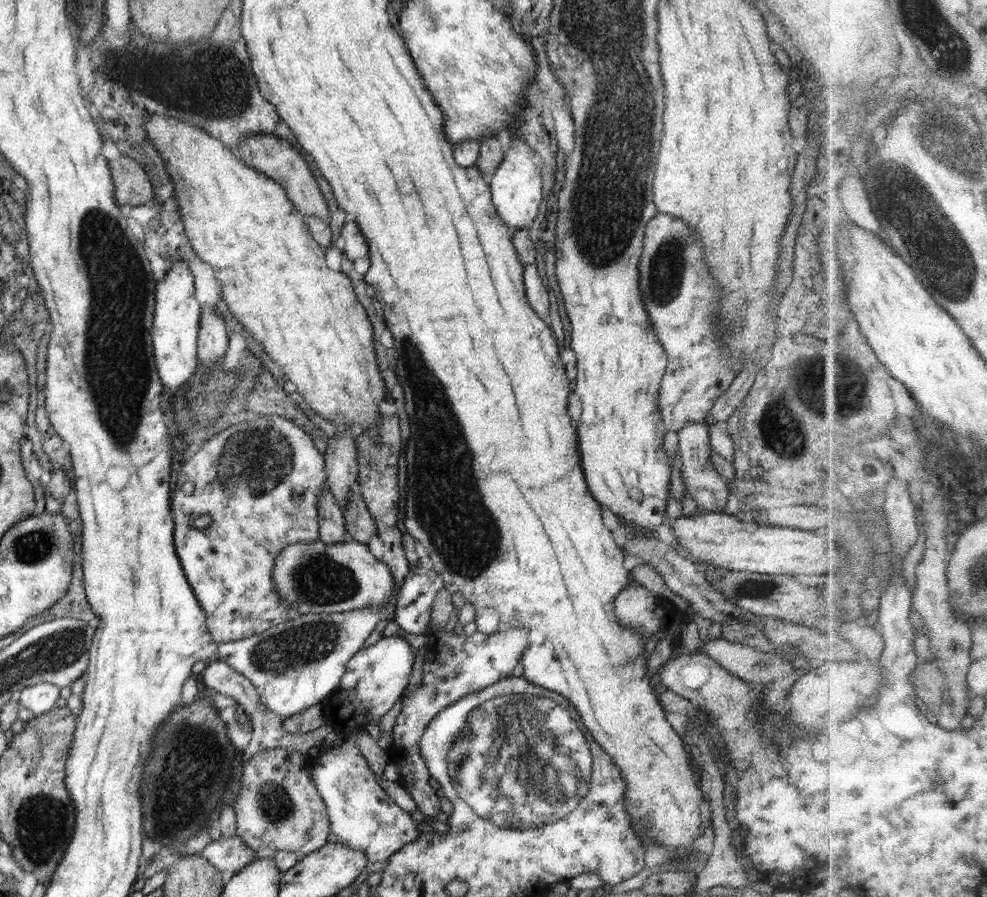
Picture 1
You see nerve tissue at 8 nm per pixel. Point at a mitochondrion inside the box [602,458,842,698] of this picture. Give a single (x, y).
(749, 588)

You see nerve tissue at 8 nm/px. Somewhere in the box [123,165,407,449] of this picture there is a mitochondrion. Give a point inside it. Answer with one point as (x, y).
(211, 389)

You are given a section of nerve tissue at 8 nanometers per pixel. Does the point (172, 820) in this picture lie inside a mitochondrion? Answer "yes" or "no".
yes

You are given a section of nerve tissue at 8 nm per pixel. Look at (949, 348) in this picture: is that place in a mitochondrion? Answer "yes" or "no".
no

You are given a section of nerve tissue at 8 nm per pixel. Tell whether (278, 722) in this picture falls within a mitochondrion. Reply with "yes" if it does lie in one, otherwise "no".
no

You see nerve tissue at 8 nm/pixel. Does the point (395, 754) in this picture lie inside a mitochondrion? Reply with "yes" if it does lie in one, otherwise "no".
no

